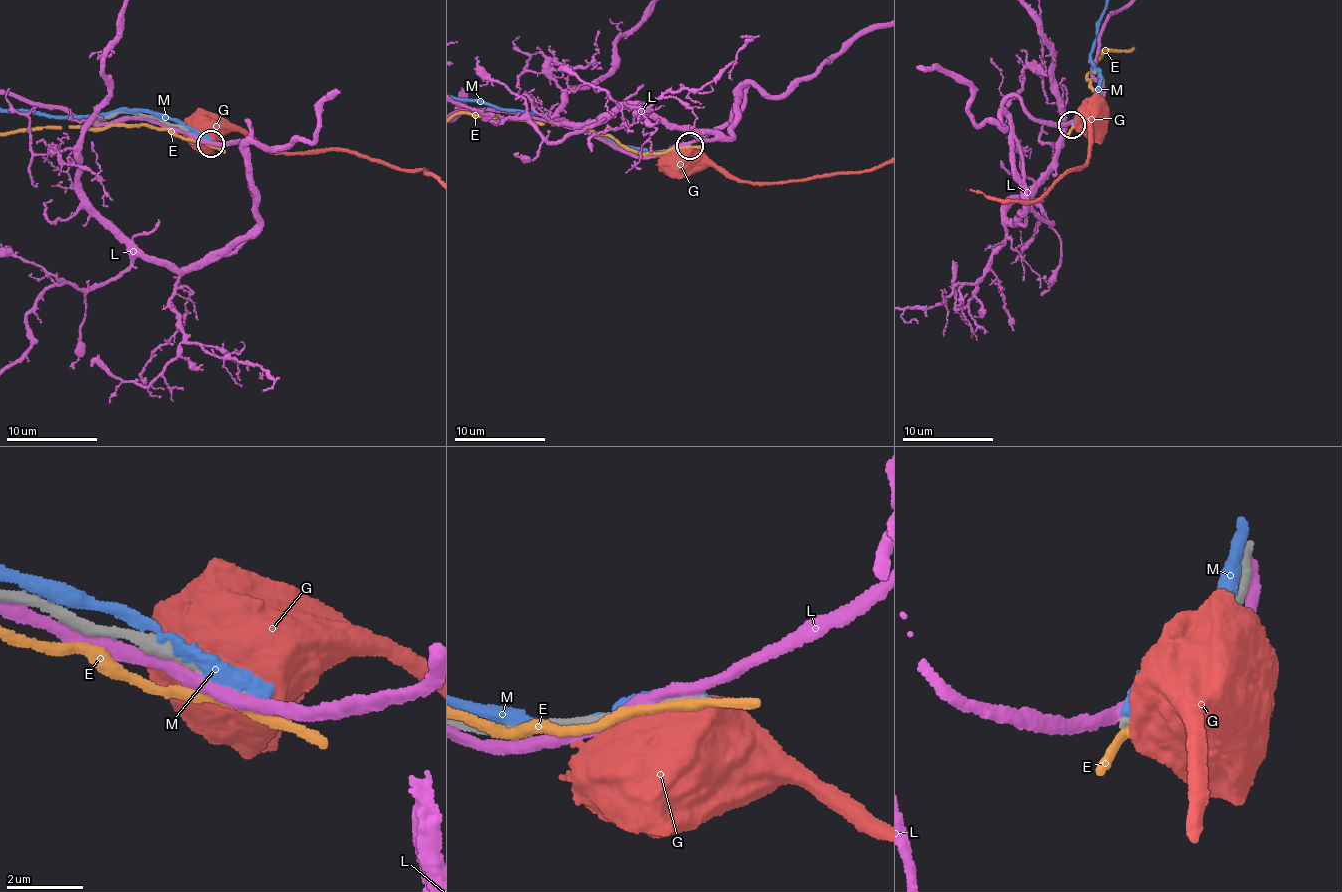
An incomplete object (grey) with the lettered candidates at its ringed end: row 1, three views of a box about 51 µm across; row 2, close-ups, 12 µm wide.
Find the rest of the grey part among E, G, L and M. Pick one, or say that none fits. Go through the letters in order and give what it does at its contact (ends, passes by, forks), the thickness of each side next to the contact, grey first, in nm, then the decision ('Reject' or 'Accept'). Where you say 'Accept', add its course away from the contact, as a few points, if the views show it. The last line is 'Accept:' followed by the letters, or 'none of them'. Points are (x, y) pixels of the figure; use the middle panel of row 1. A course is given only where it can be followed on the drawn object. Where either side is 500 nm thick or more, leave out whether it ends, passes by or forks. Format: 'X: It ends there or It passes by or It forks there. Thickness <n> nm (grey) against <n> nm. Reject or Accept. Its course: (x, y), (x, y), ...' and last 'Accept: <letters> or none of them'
E: It passes by. Thickness 360 nm (grey) against 240 nm. Reject
G: Thickness 280 nm (grey) against 1000 nm. Reject
L: It passes by. Thickness 280 nm (grey) against 320 nm. Reject
M: It passes by. Thickness 280 nm (grey) against 360 nm. Reject
Accept: none of them

